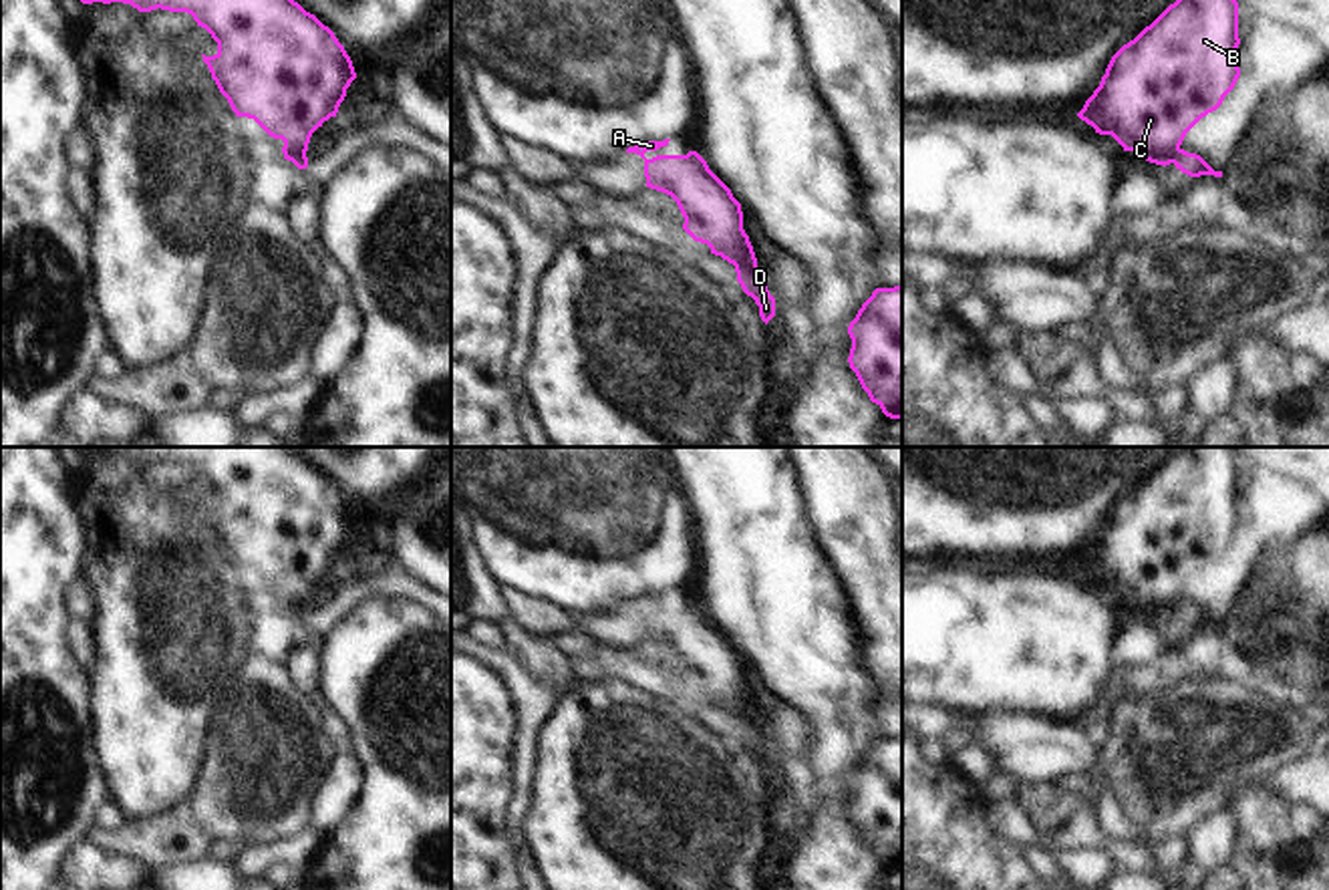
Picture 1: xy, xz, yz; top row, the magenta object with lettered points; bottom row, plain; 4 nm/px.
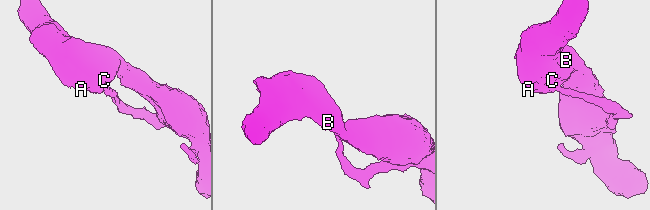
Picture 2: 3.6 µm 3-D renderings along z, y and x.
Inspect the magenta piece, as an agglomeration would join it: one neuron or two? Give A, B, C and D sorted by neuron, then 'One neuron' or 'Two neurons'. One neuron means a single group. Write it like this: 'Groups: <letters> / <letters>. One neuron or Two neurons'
Groups: A B C / D. Two neurons

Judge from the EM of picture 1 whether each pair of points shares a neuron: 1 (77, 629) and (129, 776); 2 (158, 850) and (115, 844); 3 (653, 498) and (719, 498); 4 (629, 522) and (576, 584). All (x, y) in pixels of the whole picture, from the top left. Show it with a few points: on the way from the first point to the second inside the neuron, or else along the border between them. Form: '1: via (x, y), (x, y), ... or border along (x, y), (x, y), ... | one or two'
1: border along (91, 621), (93, 665), (87, 673) | two
2: via (148, 844), (125, 844) | one
3: border along (677, 486), (693, 518), (695, 544) | two
4: via (613, 538), (588, 568) | one

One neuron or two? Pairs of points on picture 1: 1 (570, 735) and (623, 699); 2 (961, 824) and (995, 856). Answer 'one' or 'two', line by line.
1: one
2: one

